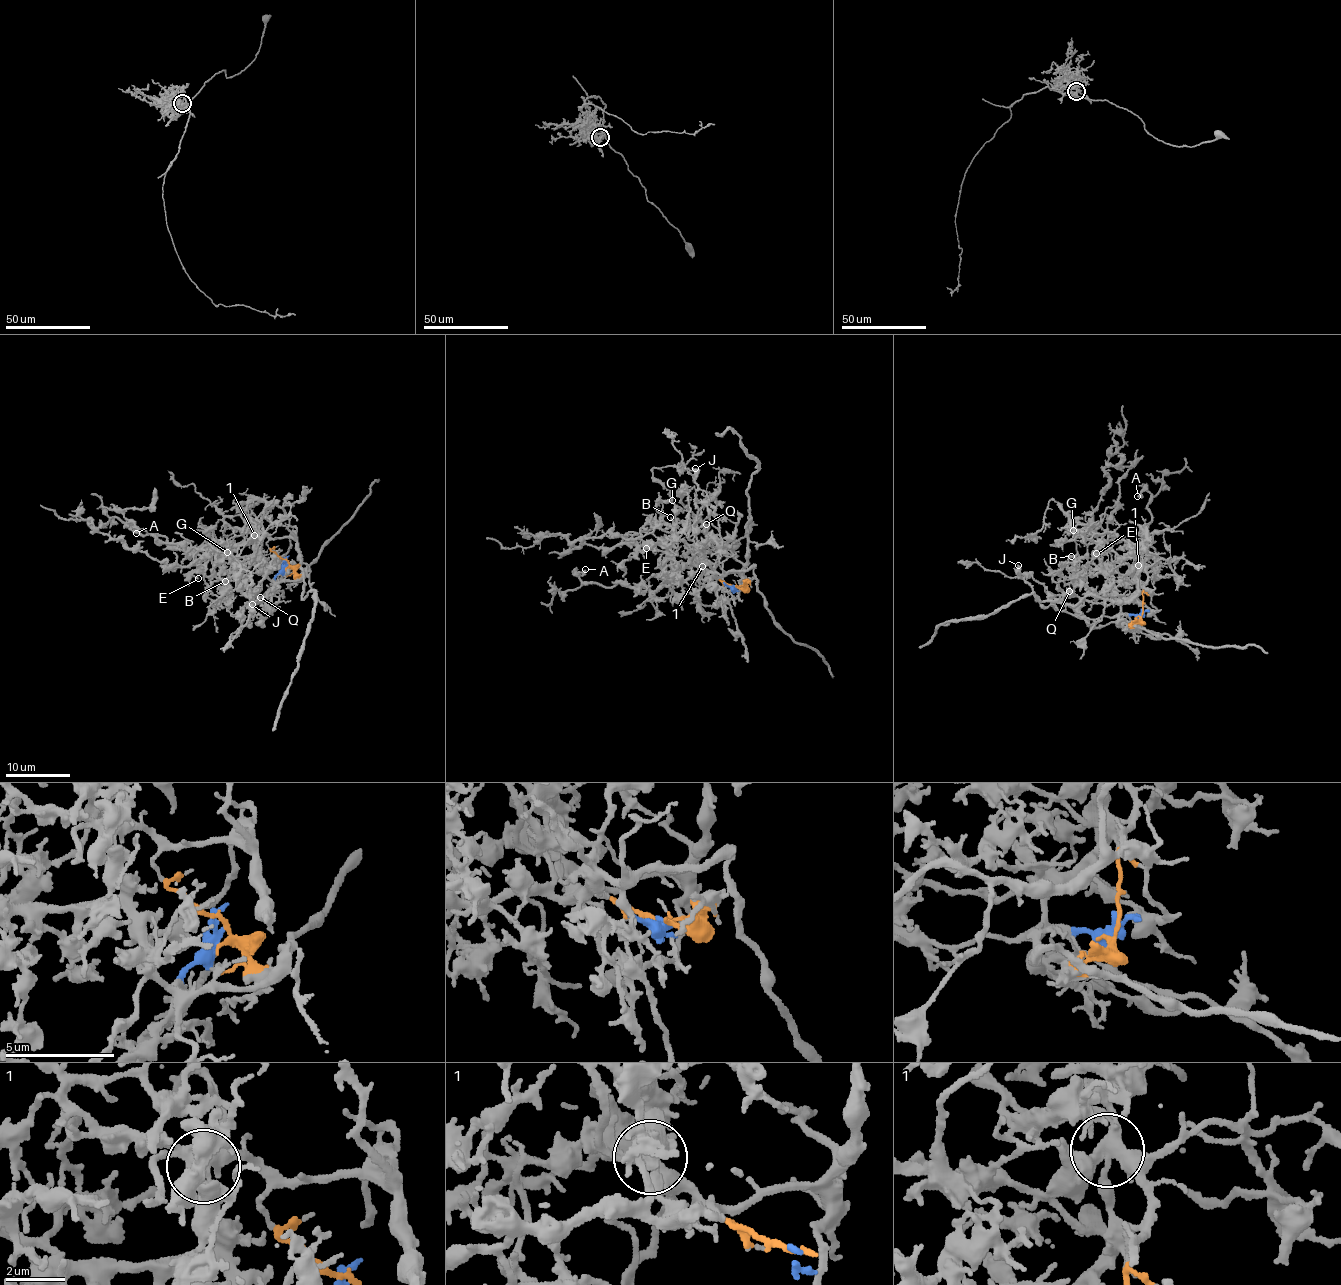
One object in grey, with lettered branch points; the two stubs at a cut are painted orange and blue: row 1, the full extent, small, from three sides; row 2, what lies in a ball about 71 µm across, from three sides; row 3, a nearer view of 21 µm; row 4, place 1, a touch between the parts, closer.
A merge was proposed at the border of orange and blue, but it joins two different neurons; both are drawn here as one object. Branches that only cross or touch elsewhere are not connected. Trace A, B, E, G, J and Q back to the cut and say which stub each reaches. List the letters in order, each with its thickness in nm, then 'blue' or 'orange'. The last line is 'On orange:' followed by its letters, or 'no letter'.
A: calibre 340 nm; blue
B: calibre 150 nm; orange
E: calibre 170 nm; blue
G: calibre 200 nm; orange
J: calibre 440 nm; blue
Q: calibre 240 nm; blue
On orange: B, G

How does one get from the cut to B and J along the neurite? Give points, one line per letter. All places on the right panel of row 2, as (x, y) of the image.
B: (1143, 611), (1147, 574), (1130, 556), (1118, 555), (1105, 540), (1088, 543), (1077, 561), (1070, 556)
J: (1143, 611), (1090, 620), (1064, 613), (1052, 605), (1043, 606), (1018, 565)

